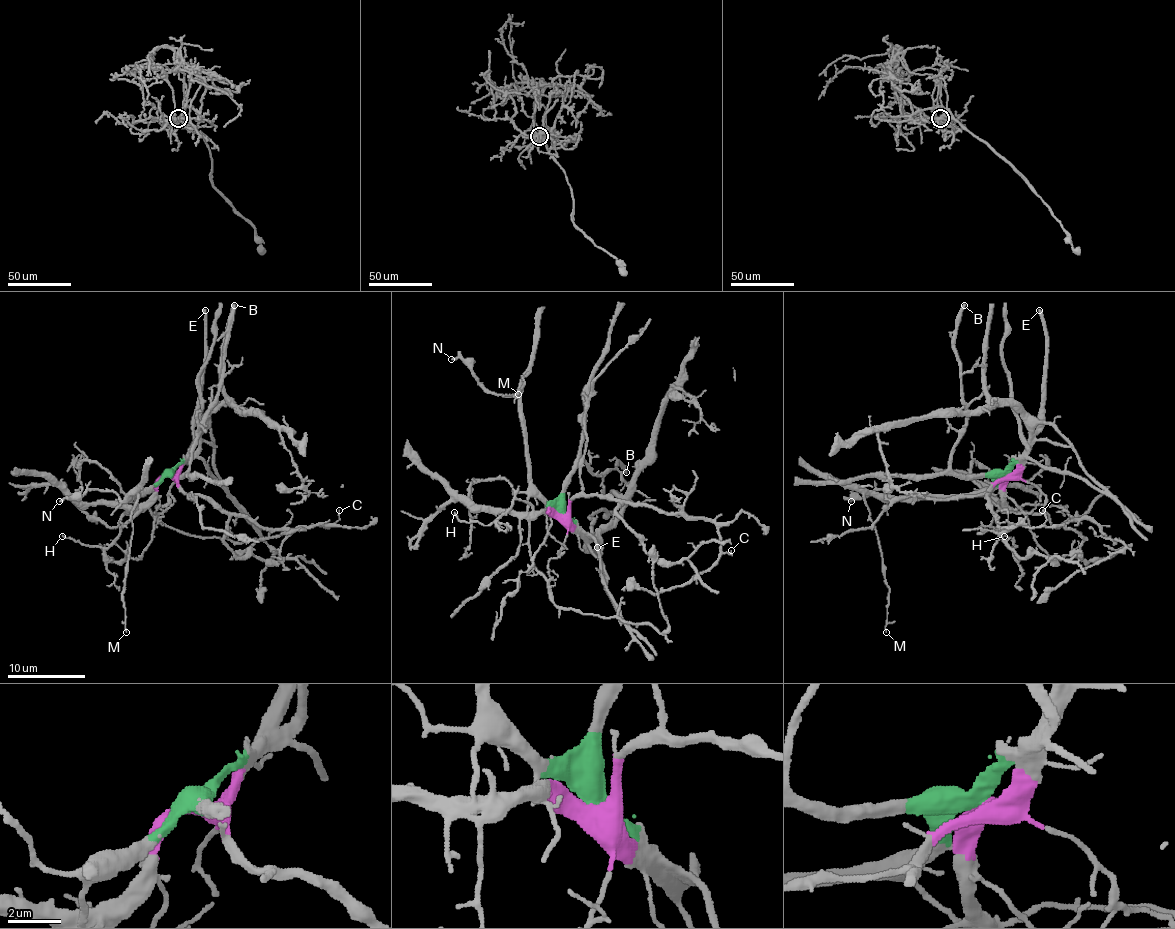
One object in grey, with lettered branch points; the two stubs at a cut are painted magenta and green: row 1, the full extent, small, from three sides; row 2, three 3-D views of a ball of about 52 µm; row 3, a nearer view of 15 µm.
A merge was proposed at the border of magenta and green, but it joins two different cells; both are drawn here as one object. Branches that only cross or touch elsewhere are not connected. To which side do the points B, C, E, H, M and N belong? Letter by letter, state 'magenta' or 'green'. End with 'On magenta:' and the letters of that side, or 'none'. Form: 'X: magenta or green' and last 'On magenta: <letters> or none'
B: green
C: magenta
E: magenta
H: magenta
M: green
N: green
On magenta: C, E, H

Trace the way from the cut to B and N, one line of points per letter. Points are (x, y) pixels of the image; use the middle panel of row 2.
B: (561, 515), (563, 484), (580, 459), (596, 475), (613, 469), (617, 463), (627, 473)
N: (561, 515), (530, 476), (520, 401), (515, 395), (491, 393), (458, 357), (451, 358)

